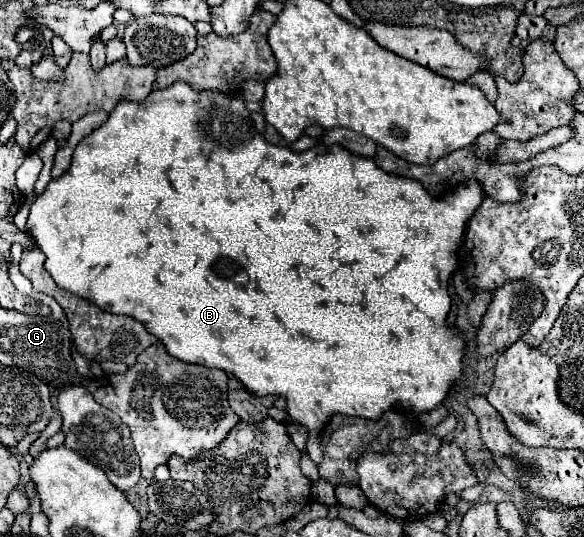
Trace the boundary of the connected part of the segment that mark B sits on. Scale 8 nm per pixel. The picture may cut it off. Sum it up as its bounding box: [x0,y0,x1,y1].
[26,80,484,431]

